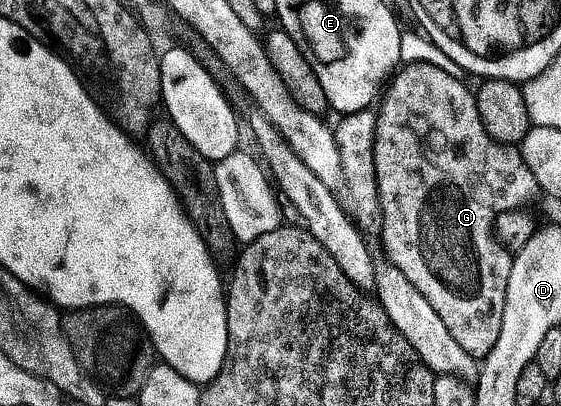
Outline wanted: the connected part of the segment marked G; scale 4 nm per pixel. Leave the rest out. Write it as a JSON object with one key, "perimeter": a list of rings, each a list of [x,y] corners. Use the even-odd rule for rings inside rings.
{"perimeter":[[[408,64],[399,67],[395,71],[384,95],[380,100],[380,107],[377,109],[378,127],[374,132],[374,160],[375,160],[375,182],[379,194],[379,202],[383,210],[383,222],[380,229],[382,244],[386,247],[386,252],[390,255],[389,263],[402,271],[402,276],[412,282],[416,290],[427,300],[434,300],[432,306],[436,314],[446,316],[444,325],[448,326],[453,338],[459,344],[466,344],[466,349],[470,348],[468,355],[471,358],[485,358],[496,346],[500,338],[500,330],[504,326],[504,310],[506,309],[506,291],[508,282],[512,278],[515,257],[510,256],[510,252],[502,244],[515,244],[521,246],[527,244],[530,239],[526,237],[526,232],[530,232],[530,200],[534,200],[534,187],[540,184],[539,177],[526,167],[525,159],[517,147],[499,144],[490,136],[489,130],[481,120],[478,109],[478,96],[464,88],[457,80],[455,73],[446,73],[430,64]],[[490,256],[498,256],[494,264],[502,264],[502,268],[490,268],[490,272],[478,272],[478,260],[490,260]]]}

